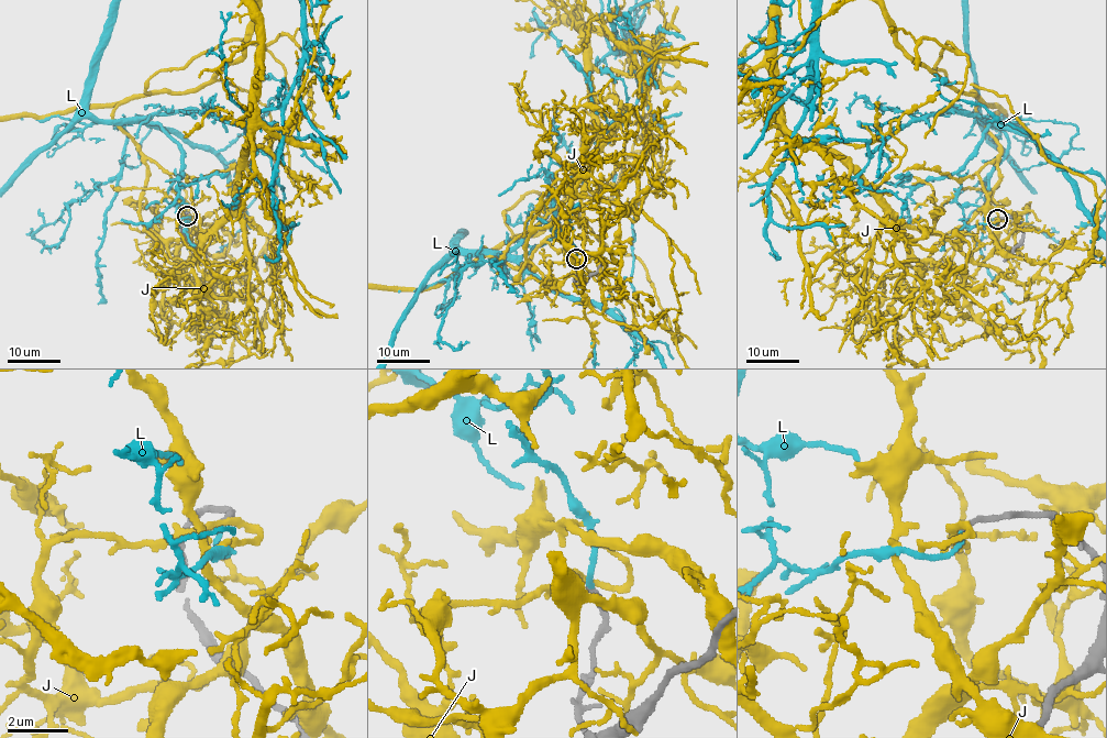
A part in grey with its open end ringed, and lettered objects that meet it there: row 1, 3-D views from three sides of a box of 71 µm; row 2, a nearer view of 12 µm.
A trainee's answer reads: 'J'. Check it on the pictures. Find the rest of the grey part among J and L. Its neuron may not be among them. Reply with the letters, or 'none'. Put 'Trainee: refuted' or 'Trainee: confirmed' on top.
Trainee: refuted
L

